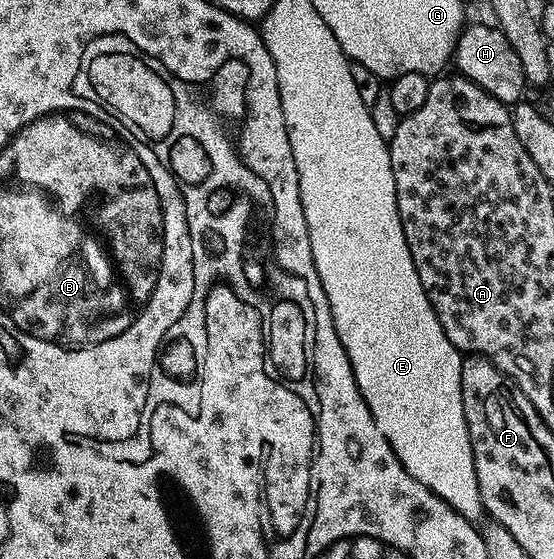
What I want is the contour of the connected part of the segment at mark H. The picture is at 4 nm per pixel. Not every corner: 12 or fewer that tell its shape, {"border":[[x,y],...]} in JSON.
{"border":[[468,24],[453,65],[514,107],[529,92],[517,52],[494,24]]}

